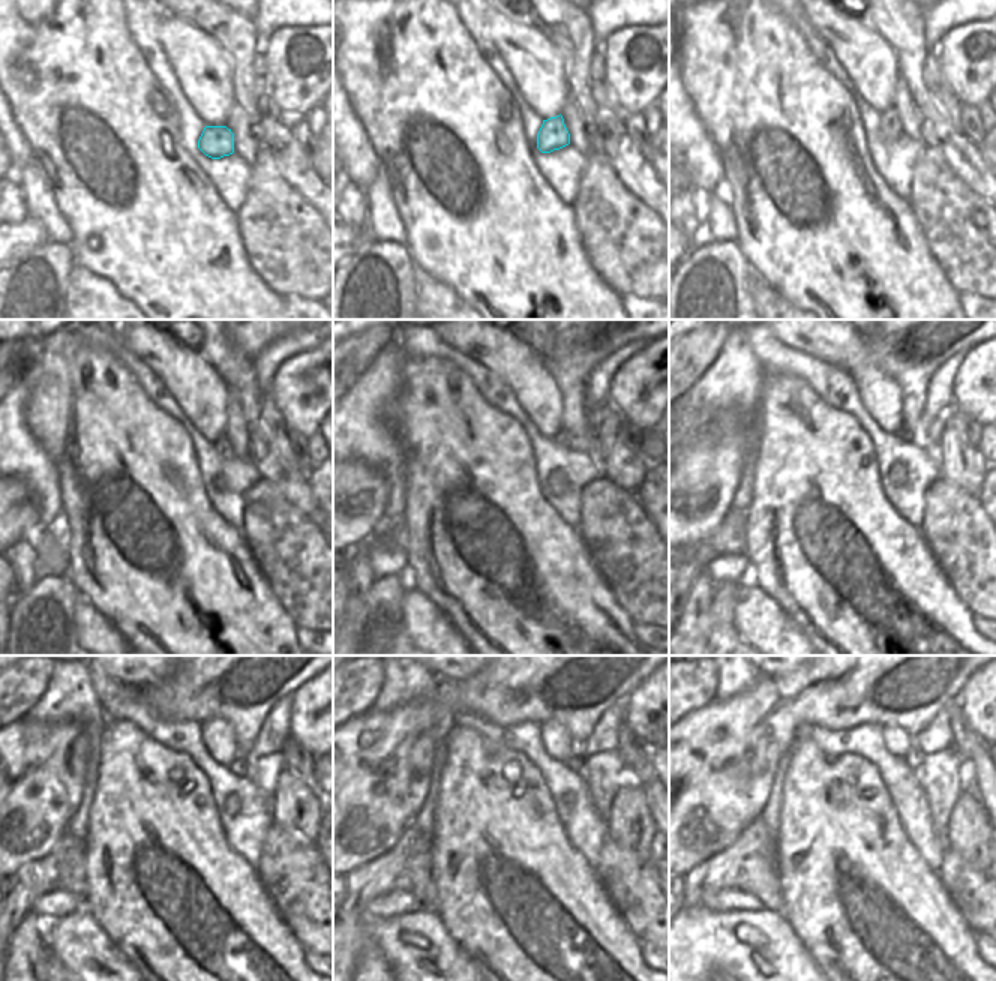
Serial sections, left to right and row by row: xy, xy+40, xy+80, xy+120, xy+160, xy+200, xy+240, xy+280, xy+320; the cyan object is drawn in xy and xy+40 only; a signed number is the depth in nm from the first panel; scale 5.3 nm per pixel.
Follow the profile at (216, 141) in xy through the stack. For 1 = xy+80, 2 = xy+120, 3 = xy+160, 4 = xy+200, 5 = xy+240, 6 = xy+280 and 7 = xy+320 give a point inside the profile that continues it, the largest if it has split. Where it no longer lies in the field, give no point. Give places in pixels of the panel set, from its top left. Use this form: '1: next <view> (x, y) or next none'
1: next xy+80 (890, 126)
2: next xy+120 (222, 447)
3: next xy+160 (561, 438)
4: next xy+200 (905, 434)
5: next xy+240 (240, 767)
6: next xy+280 (576, 762)
7: next xy+320 (914, 758)

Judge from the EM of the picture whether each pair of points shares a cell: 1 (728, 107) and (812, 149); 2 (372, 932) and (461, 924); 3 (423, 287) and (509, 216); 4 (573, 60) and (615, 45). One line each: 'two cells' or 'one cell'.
1: one cell
2: two cells
3: two cells
4: two cells

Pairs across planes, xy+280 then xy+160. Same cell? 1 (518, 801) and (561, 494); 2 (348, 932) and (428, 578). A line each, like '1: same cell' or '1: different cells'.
1: different cells
2: different cells

